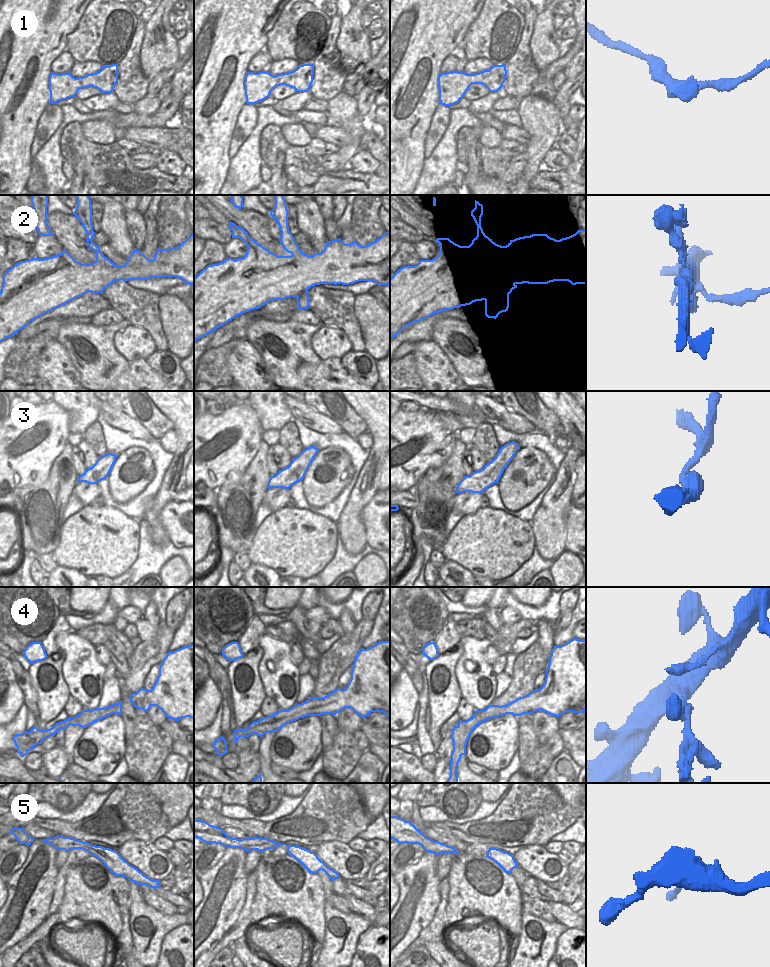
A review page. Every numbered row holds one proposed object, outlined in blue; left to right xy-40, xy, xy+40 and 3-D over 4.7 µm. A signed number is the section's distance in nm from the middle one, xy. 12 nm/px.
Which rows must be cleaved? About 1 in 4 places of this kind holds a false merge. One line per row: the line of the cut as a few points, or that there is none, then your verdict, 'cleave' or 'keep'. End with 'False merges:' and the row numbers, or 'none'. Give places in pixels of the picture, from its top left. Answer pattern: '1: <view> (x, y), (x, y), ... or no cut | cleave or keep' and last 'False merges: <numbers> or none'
1: no cut | keep
2: no cut | keep
3: no cut | keep
4: xy+40 (479, 721), (472, 718), (469, 721), (461, 721), (458, 724) | cleave
5: no cut | keep
False merges: 4

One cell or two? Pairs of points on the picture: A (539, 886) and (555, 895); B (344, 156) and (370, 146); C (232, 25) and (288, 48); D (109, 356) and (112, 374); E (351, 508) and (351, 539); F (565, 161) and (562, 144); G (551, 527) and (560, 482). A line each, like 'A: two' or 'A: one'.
A: one
B: two
C: two
D: one
E: one
F: two
G: one

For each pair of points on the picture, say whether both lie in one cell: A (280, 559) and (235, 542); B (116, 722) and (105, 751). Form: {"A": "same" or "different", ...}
{"A": "different", "B": "same"}

